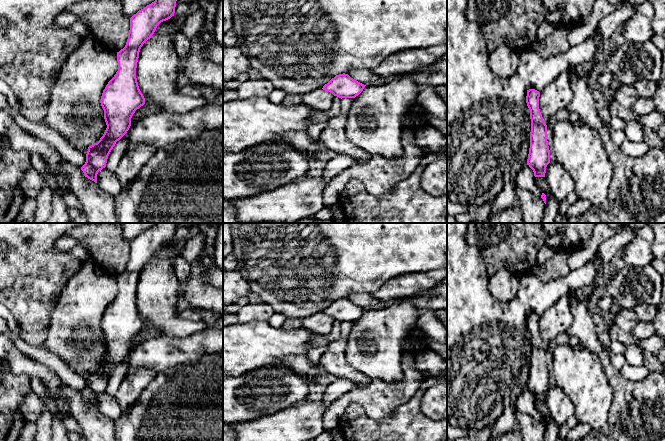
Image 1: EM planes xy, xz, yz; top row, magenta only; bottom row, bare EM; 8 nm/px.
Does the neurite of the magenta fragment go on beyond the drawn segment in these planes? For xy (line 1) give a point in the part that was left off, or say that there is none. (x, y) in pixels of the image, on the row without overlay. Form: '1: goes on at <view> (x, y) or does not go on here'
1: does not go on here

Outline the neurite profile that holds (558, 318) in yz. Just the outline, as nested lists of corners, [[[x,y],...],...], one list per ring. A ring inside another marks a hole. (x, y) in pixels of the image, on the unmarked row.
[[[569,294],[560,297],[540,316],[539,333],[547,353],[549,342],[559,333],[567,332],[573,320],[571,297]]]

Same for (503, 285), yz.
[[[499,269],[489,277],[488,289],[500,302],[510,302],[519,292],[519,279],[507,269]]]

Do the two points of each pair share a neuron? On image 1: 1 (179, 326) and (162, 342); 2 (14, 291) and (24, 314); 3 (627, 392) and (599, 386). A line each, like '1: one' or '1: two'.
1: two
2: one
3: two

